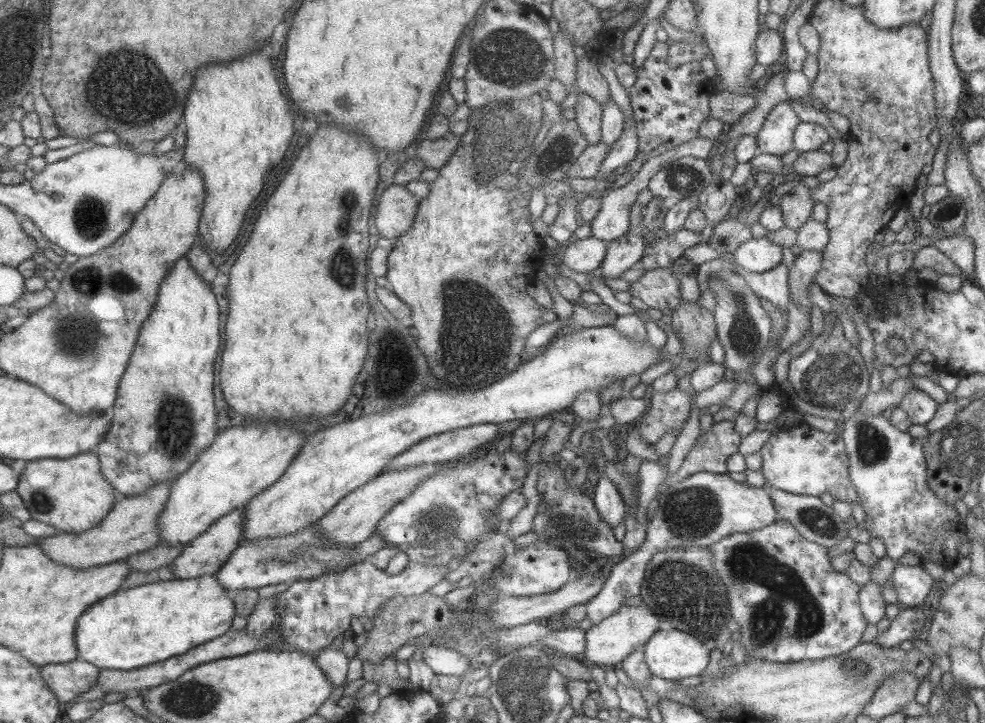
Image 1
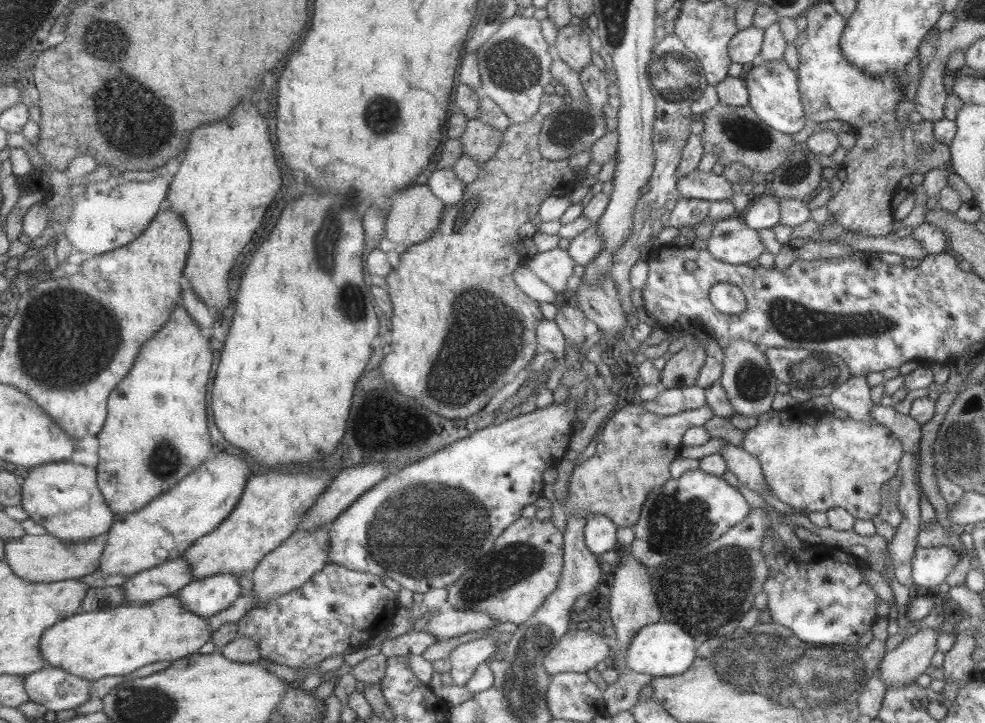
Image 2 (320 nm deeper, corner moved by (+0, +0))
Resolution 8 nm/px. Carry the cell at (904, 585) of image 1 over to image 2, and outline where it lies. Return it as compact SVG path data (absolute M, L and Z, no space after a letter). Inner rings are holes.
M947 546L917 547L909 561L913 584L921 587L923 591L934 592L958 562L959 555Z

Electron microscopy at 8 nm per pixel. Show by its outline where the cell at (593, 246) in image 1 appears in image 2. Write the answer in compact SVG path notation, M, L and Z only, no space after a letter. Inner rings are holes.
M555 247L545 252L537 252L524 263L530 272L547 283L555 293L567 293L565 282L573 274L575 264L565 249Z

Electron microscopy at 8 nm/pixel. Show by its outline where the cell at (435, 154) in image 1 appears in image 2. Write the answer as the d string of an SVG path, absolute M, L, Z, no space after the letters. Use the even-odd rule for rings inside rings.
M467 119L465 131L459 137L462 155L473 157L479 164L485 162L498 149L501 134L481 119Z

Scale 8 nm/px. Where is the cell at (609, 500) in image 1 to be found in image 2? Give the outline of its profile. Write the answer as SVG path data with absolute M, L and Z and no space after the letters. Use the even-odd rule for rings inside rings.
M593 515L585 522L583 541L585 547L593 555L602 554L615 549L617 527L605 516Z

